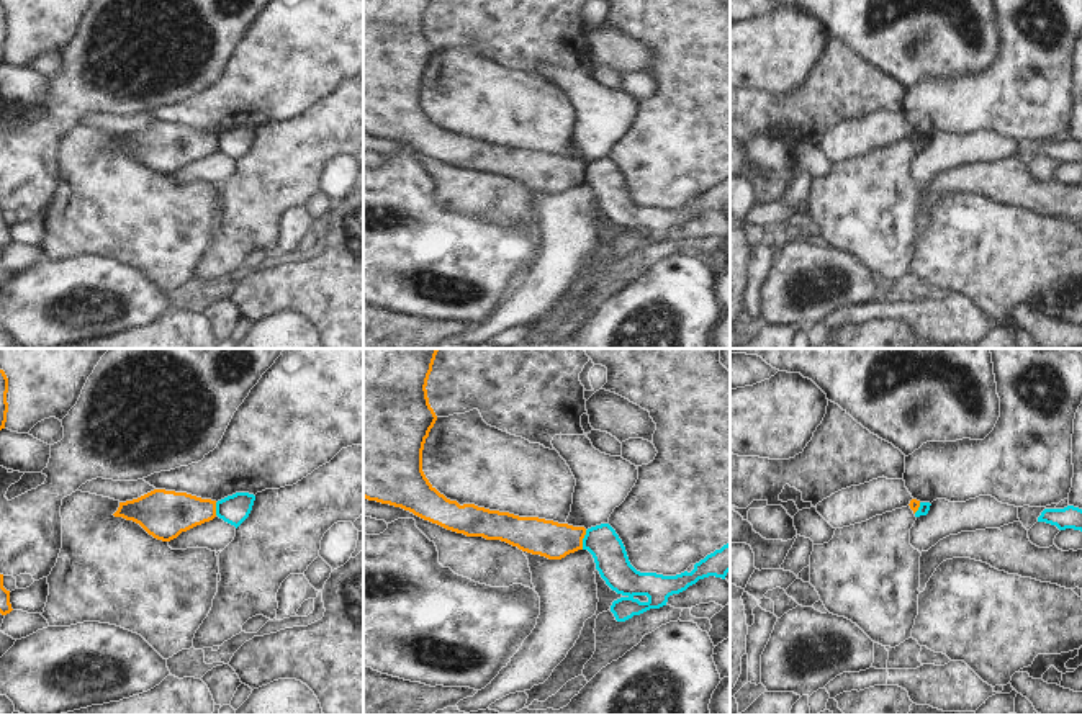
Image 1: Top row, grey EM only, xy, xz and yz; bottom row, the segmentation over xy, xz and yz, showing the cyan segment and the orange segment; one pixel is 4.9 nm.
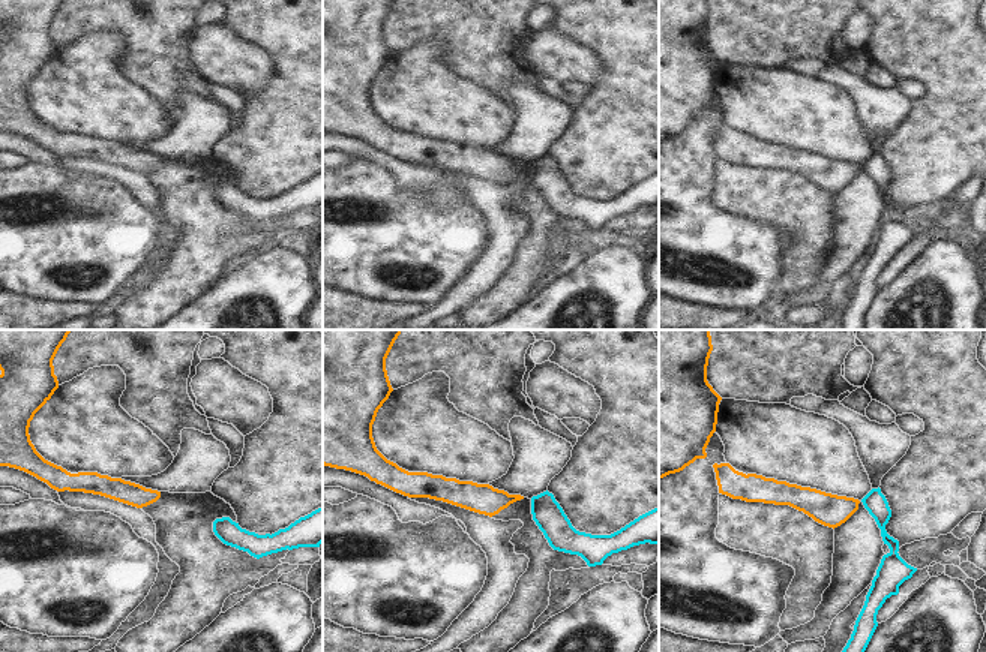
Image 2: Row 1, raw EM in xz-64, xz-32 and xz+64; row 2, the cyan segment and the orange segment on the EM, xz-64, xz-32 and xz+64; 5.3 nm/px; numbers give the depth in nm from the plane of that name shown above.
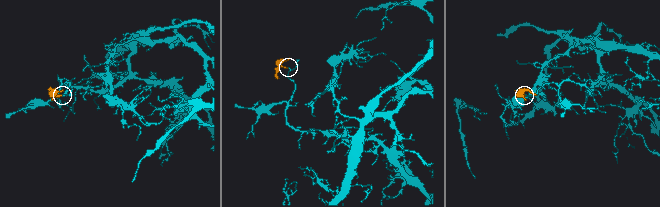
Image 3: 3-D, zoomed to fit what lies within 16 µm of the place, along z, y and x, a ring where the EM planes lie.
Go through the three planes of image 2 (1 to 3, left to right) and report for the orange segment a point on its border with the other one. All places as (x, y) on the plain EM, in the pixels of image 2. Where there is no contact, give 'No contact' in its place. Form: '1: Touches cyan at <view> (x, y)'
1: No contact
2: No contact
3: No contact.

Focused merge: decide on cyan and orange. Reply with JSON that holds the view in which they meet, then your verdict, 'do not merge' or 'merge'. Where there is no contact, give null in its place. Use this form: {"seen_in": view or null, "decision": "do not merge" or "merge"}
{"seen_in": "xz", "decision": "do not merge"}

